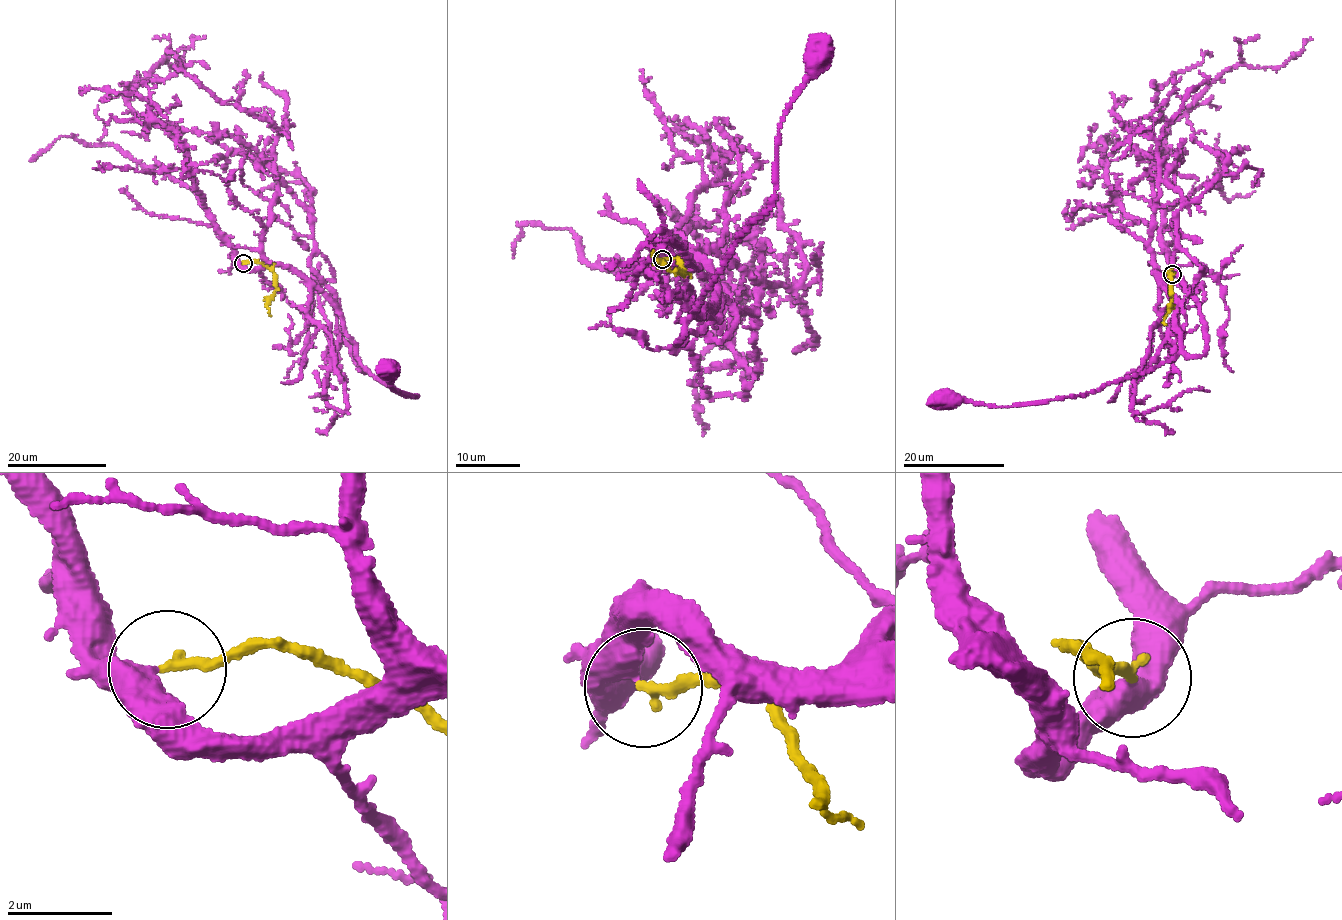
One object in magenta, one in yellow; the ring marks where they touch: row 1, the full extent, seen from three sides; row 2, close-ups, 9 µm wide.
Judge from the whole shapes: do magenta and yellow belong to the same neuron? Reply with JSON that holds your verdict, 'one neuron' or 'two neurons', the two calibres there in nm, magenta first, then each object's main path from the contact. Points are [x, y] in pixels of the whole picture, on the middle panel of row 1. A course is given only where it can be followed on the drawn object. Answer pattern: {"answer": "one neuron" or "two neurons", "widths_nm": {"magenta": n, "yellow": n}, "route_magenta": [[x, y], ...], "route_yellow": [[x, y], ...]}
{"answer": "two neurons", "widths_nm": {"magenta": 420, "yellow": 200}, "route_magenta": [[662, 258], [665, 251], [700, 258], [713, 283], [711, 308], [692, 314], [768, 205], [779, 123], [816, 57]], "route_yellow": [[662, 258], [676, 258], [684, 273], [660, 264], [653, 253], [652, 257]]}

